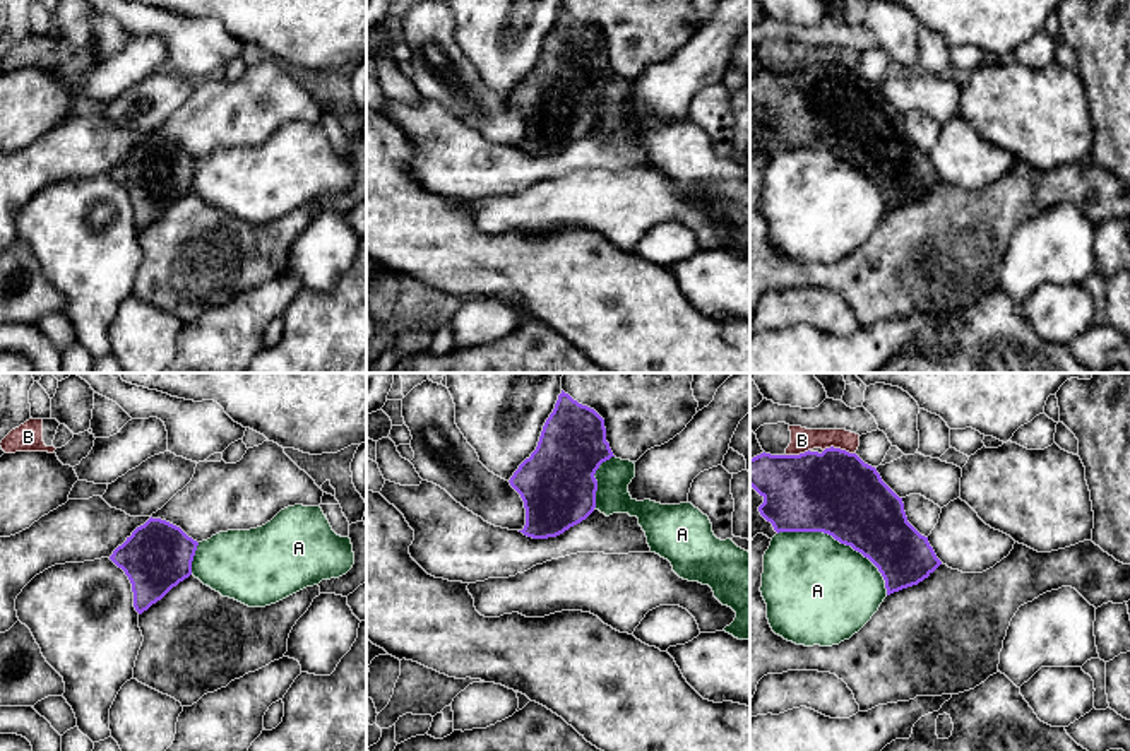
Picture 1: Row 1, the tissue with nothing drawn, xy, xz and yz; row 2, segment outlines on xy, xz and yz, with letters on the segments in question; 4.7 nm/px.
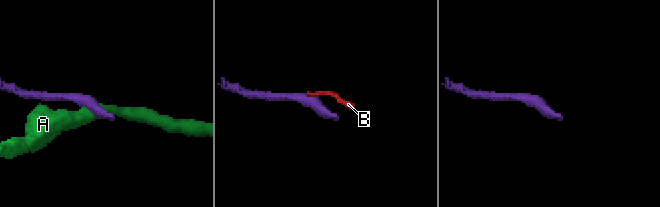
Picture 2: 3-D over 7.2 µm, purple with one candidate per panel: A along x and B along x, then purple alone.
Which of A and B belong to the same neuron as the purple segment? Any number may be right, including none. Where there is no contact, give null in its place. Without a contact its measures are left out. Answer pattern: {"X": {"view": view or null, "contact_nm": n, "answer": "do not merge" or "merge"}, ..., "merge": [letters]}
{"A": {"view": "yz", "contact_nm": 600, "answer": "do not merge"}, "B": {"view": "yz", "contact_nm": 150, "answer": "do not merge"}, "merge": []}

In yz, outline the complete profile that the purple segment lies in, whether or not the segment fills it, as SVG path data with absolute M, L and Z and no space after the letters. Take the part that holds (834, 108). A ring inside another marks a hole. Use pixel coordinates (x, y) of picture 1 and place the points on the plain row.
M841 65L750 75L750 103L764 115L760 132L779 149L824 149L868 174L885 197L887 212L918 202L942 178L928 154L909 139L899 115L875 84Z

